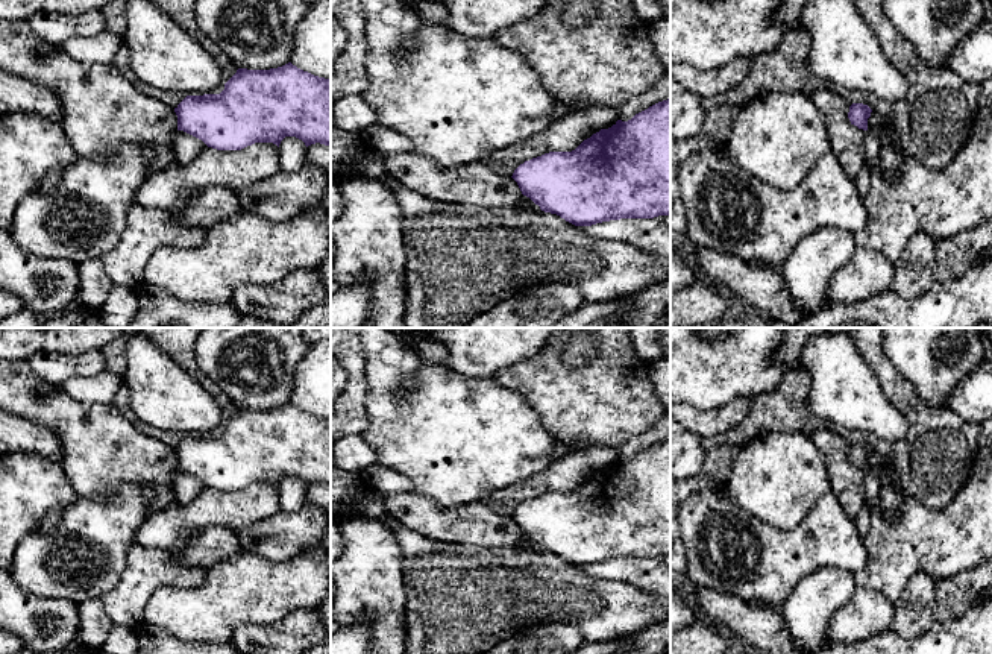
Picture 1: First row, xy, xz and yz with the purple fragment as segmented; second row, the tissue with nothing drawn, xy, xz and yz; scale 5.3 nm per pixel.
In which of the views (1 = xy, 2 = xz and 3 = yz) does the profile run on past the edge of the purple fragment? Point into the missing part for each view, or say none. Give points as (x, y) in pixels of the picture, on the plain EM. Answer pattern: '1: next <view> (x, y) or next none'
1: next none
2: next none
3: next none

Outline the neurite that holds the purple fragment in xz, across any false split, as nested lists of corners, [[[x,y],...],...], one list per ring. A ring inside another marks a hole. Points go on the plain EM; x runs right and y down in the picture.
[[[670,439],[636,454],[631,460],[617,460],[584,479],[572,492],[549,492],[520,504],[511,516],[523,536],[542,551],[557,554],[575,566],[592,566],[620,558],[654,558],[670,554]]]

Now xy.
[[[291,402],[270,410],[238,408],[220,434],[187,435],[174,452],[177,470],[217,490],[241,490],[255,483],[279,487],[285,476],[296,476],[306,487],[315,483],[331,487],[331,420]]]

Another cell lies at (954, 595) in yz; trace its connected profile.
[[[992,558],[948,578],[936,578],[933,621],[950,622],[963,616],[978,595],[989,587],[992,587]]]

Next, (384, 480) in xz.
[[[378,463],[372,464],[361,475],[369,487],[381,492],[384,496],[402,492],[413,492],[413,484],[402,473],[397,473]]]

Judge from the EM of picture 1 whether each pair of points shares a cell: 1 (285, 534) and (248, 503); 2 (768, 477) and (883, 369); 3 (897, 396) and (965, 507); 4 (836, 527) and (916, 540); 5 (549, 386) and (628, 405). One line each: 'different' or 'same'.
1: different
2: different
3: different
4: different
5: same

